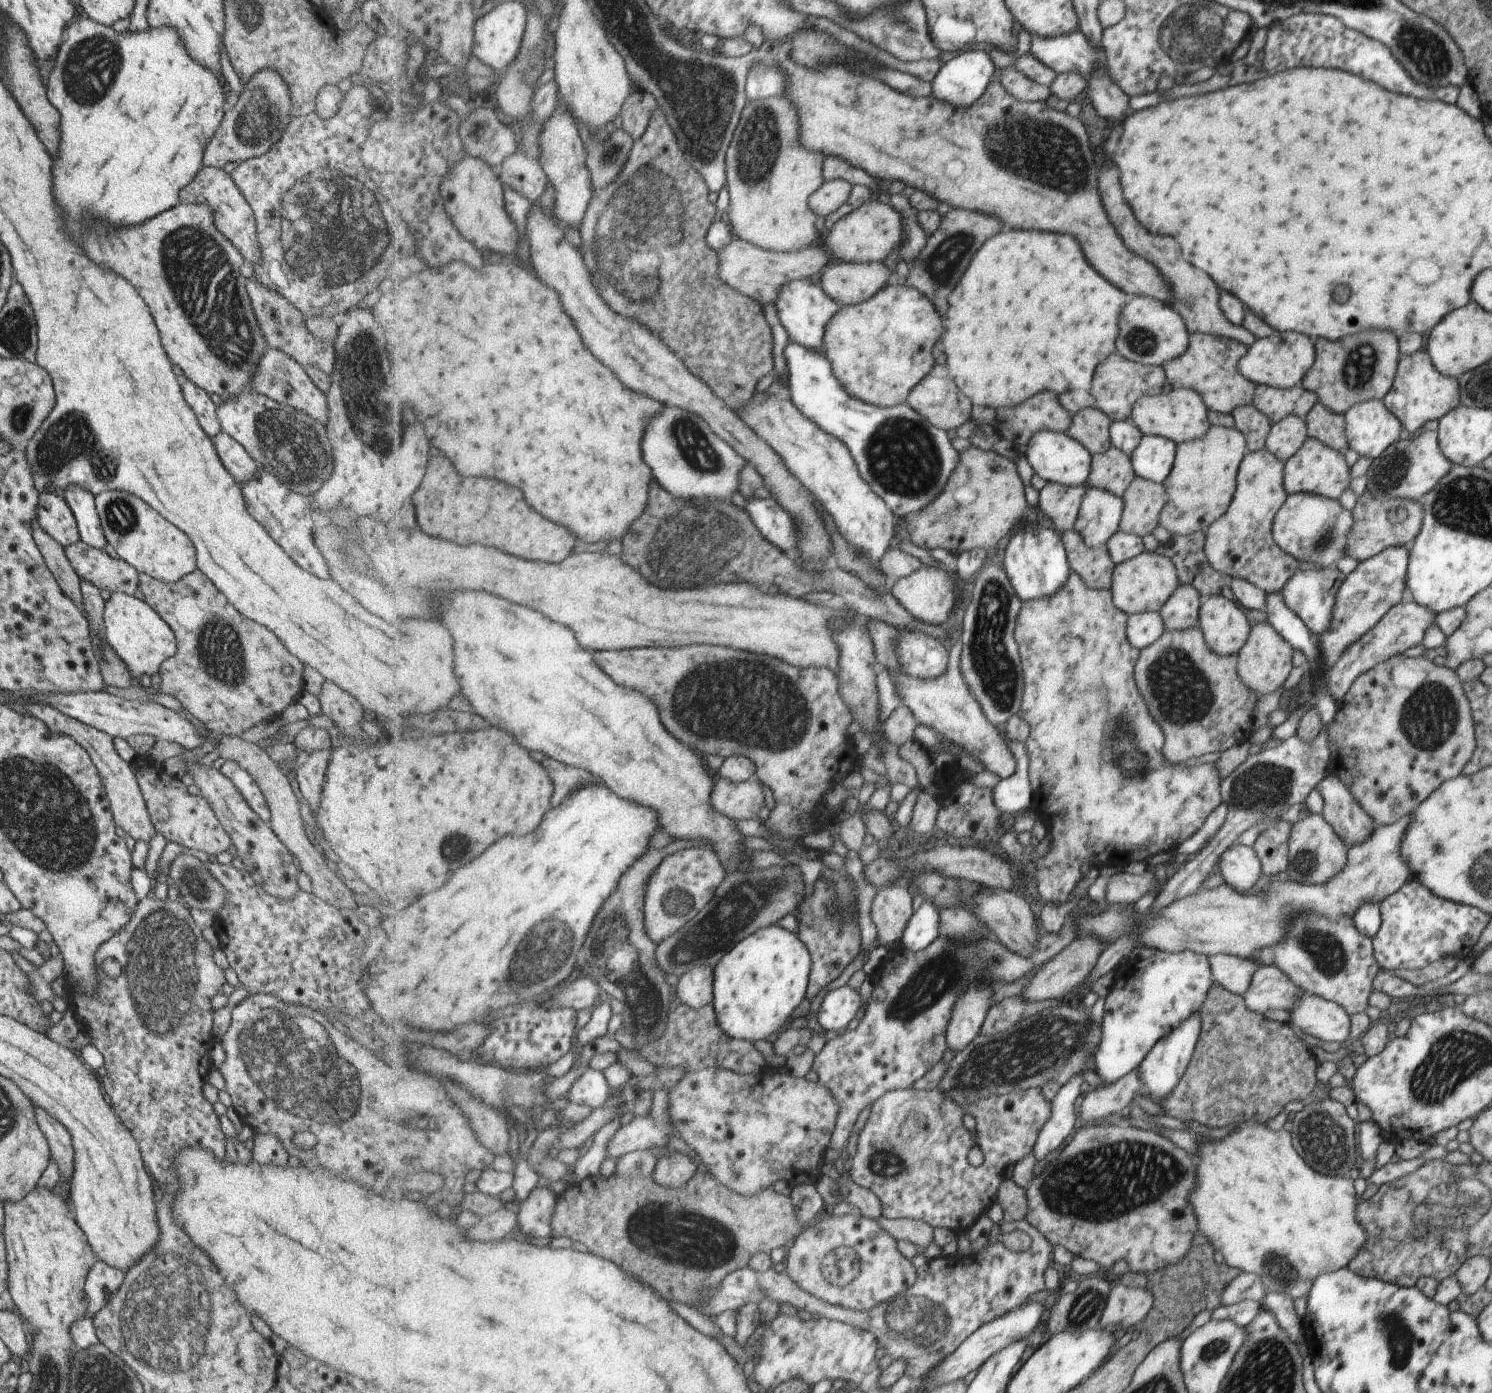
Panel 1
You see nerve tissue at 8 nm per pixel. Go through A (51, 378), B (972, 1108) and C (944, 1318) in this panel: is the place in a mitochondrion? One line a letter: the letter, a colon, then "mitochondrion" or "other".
A: other
B: mitochondrion
C: mitochondrion

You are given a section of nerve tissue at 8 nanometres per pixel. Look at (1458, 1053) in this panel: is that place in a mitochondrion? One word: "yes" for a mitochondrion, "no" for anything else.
yes

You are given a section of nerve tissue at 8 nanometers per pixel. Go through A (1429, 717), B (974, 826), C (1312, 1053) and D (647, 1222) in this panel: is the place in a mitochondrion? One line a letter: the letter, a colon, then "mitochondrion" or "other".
A: mitochondrion
B: other
C: other
D: mitochondrion

